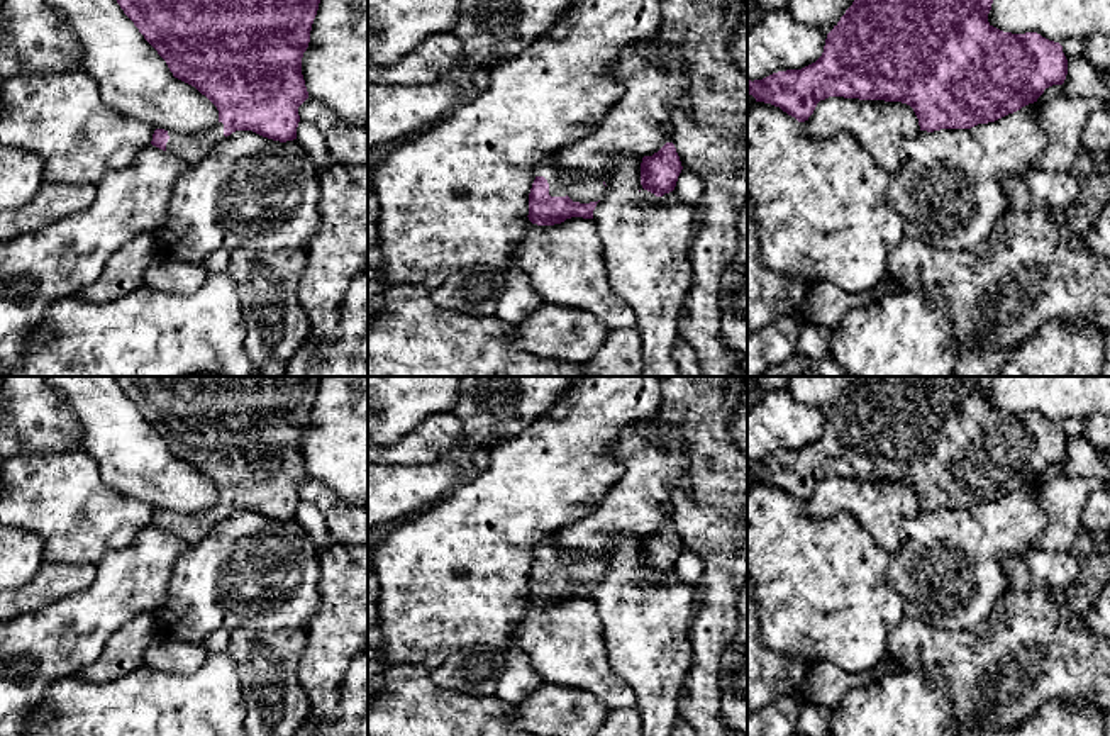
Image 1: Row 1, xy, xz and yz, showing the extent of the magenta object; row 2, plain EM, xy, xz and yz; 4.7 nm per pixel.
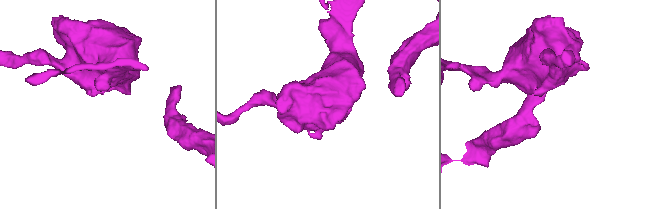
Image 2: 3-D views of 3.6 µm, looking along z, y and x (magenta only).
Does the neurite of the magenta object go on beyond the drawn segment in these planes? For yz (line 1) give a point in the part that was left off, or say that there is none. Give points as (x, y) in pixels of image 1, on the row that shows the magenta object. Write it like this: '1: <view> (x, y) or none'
1: none

